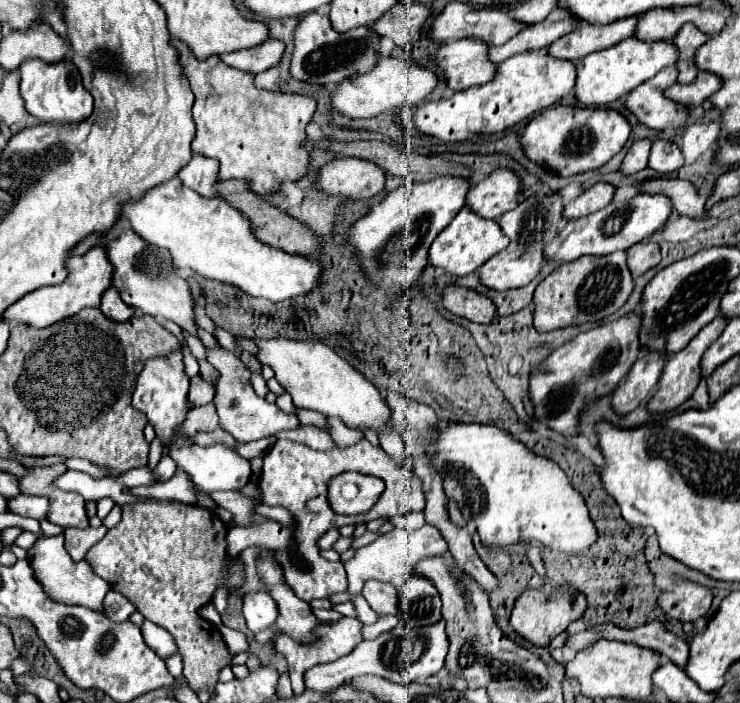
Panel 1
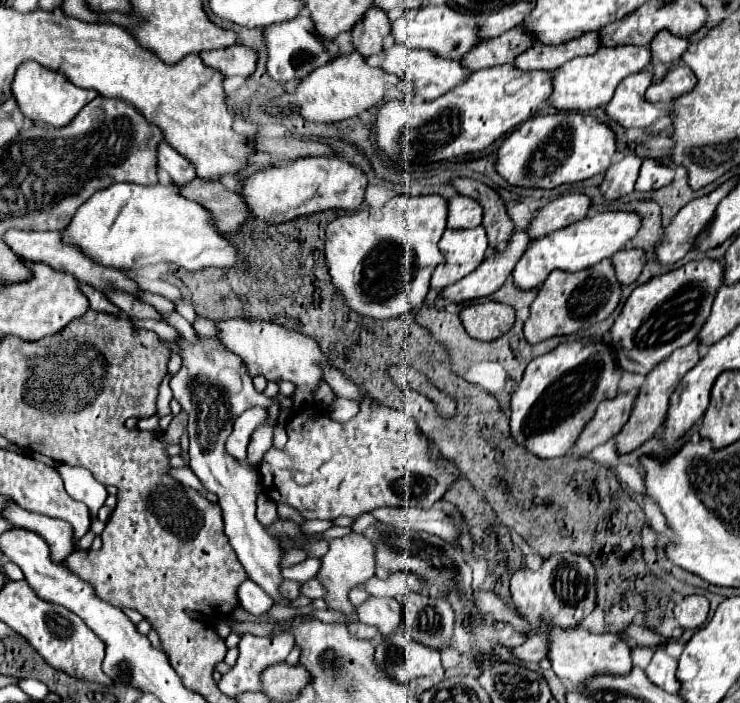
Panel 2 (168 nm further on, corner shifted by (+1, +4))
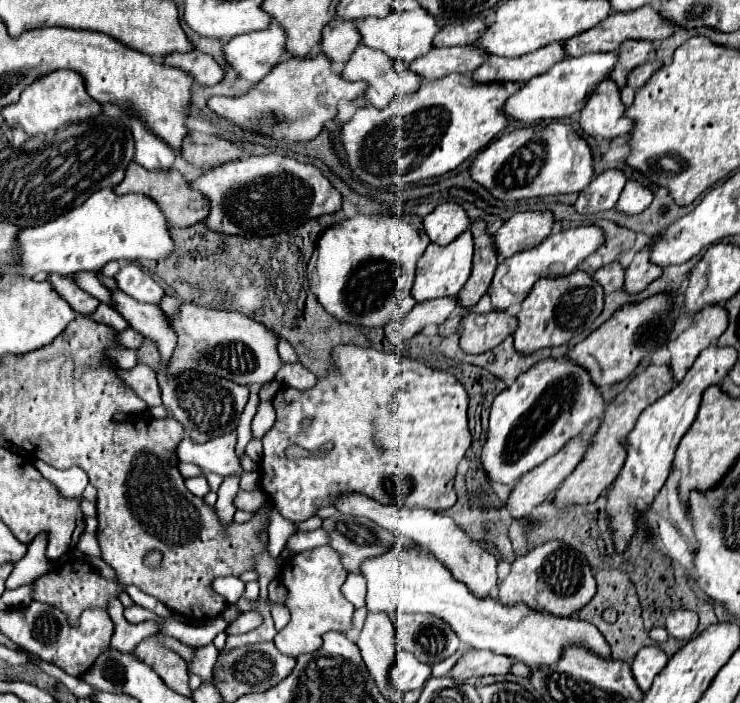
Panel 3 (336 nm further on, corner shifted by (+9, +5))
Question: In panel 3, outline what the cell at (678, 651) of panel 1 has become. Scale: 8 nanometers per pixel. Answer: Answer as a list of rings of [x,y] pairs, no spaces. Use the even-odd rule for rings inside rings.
[[[476,650],[460,658],[454,666],[454,678],[468,680],[472,676],[484,676],[484,674],[508,674],[514,660],[510,656],[494,654],[492,650]]]

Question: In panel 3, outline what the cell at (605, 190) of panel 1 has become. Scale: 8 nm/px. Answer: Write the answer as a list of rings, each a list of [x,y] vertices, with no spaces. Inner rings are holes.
[[[534,210],[534,212],[518,212],[514,214],[496,234],[496,250],[502,256],[512,256],[526,248],[540,244],[550,232],[554,224],[554,214],[550,210]]]

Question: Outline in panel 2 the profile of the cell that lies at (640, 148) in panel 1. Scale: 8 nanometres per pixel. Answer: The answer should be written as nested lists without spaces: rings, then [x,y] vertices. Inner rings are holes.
[[[626,155],[622,161],[610,165],[604,173],[604,181],[600,183],[600,193],[608,201],[616,201],[634,191],[634,183],[638,179],[642,159],[636,155]]]

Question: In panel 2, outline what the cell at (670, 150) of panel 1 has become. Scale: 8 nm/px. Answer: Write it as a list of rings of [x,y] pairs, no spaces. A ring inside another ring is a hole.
[[[644,159],[640,177],[636,181],[636,191],[650,191],[650,189],[660,189],[670,185],[674,179],[674,169],[666,167],[654,159]]]

